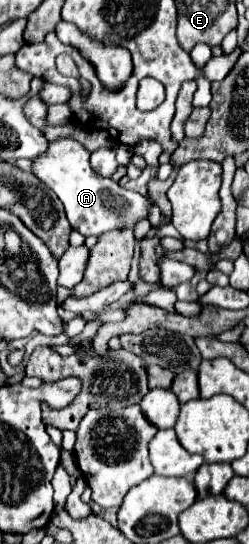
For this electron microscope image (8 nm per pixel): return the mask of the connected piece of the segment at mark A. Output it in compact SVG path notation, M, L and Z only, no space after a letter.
M58 138L48 144L46 152L38 154L32 160L32 172L36 174L36 178L42 180L50 190L54 190L54 194L62 200L70 226L78 230L84 238L88 238L116 228L134 228L136 222L148 218L148 208L152 200L140 196L138 192L122 188L112 178L104 178L92 172L88 154L90 152L78 140Z

